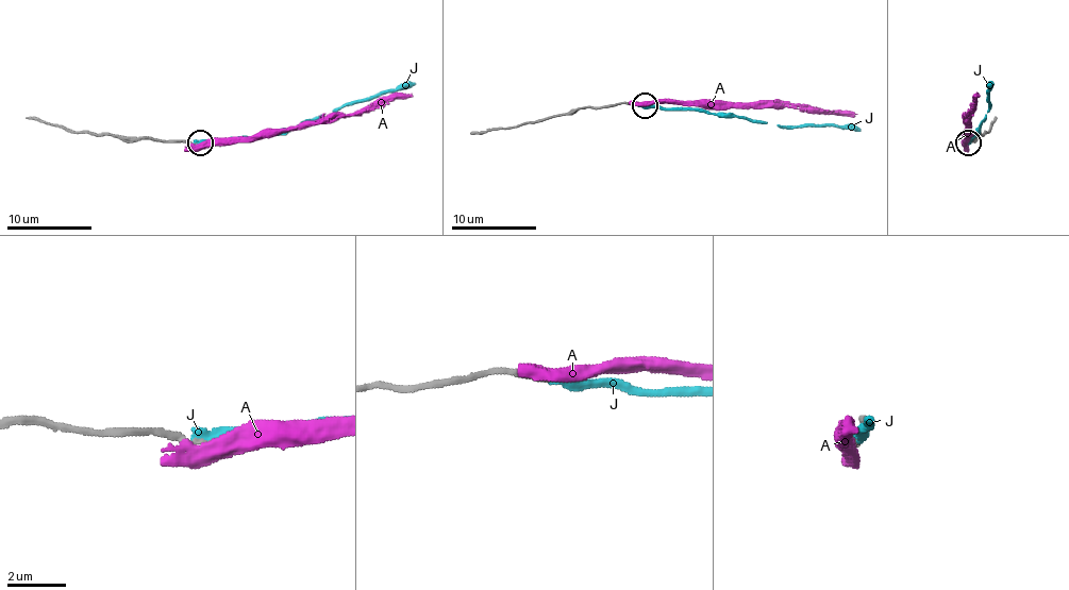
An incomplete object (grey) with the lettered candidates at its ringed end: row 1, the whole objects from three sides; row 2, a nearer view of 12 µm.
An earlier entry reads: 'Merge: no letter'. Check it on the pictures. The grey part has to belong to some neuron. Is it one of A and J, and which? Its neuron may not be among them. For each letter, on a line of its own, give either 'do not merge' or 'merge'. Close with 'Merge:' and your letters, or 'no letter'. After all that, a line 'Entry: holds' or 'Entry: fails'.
A: do not merge
J: do not merge
Merge: no letter
Entry: holds

